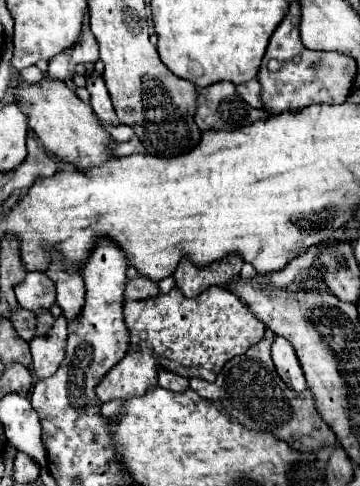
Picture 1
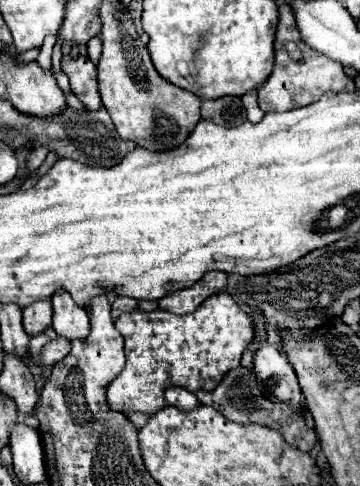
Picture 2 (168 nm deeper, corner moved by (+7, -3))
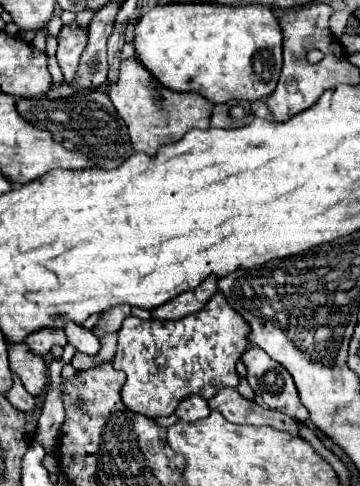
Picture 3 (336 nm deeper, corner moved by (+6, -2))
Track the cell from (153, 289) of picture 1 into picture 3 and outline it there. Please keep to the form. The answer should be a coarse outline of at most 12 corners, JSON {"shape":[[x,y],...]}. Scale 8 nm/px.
{"shape":[[129,305],[107,309],[93,327],[97,337],[115,333],[131,313]]}

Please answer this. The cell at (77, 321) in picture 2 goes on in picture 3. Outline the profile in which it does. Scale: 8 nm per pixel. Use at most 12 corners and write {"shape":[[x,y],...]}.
{"shape":[[67,321],[63,331],[77,351],[97,355],[101,343],[93,331]]}

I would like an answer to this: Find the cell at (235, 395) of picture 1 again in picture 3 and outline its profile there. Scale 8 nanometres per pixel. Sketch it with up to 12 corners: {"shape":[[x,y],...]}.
{"shape":[[223,387],[209,399],[237,425],[269,425],[299,435],[299,421]]}

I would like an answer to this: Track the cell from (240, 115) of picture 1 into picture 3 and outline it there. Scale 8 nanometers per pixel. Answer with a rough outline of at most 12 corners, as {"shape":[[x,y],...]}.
{"shape":[[231,103],[215,105],[211,127],[237,127]]}

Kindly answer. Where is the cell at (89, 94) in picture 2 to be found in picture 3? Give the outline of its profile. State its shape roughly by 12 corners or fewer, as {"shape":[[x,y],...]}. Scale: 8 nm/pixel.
{"shape":[[71,23],[57,41],[59,67],[65,81],[73,83],[87,33]]}

